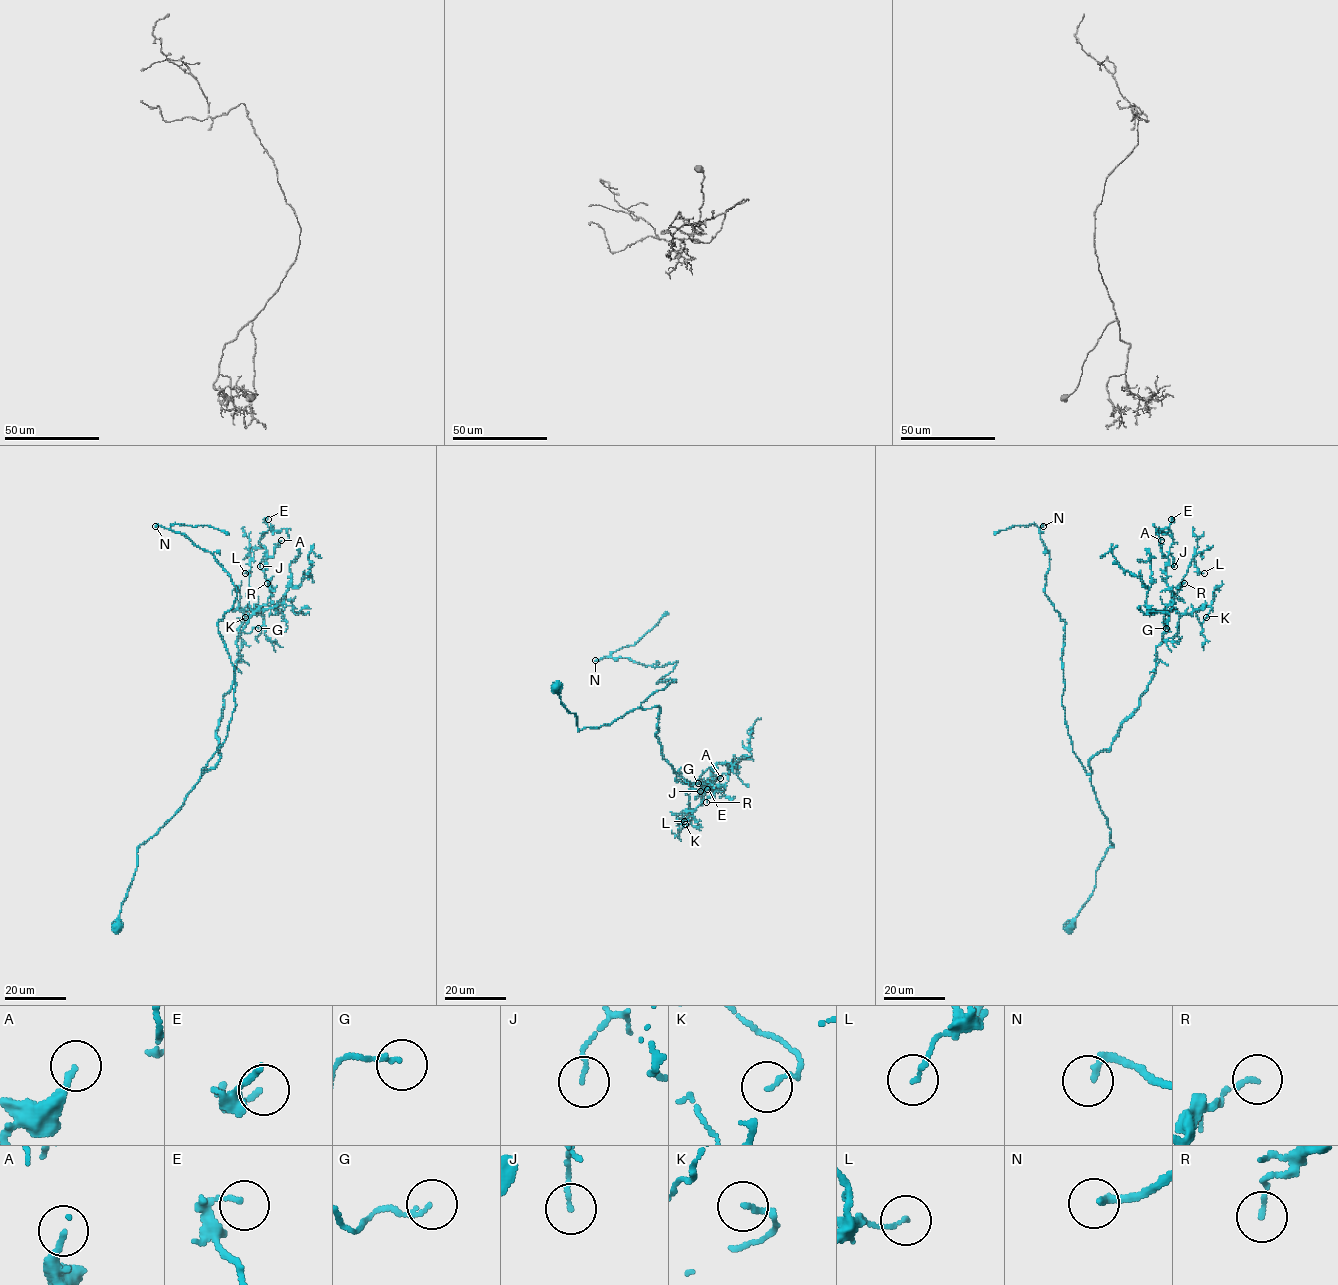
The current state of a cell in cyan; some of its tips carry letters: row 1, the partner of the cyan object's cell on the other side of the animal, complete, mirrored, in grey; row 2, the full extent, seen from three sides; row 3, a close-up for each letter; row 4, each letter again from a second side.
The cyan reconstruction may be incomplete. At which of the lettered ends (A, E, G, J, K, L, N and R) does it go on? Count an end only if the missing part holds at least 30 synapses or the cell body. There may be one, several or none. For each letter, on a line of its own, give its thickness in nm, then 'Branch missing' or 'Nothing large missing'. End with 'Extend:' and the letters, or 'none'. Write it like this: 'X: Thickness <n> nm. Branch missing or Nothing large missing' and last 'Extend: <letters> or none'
A: Thickness 200 nm. Nothing large missing
E: Thickness 120 nm. Nothing large missing
G: Thickness 130 nm. Nothing large missing
J: Thickness 120 nm. Nothing large missing
K: Thickness 120 nm. Nothing large missing
L: Thickness 130 nm. Nothing large missing
N: Thickness 220 nm. Branch missing
R: Thickness 130 nm. Nothing large missing
Extend: N

